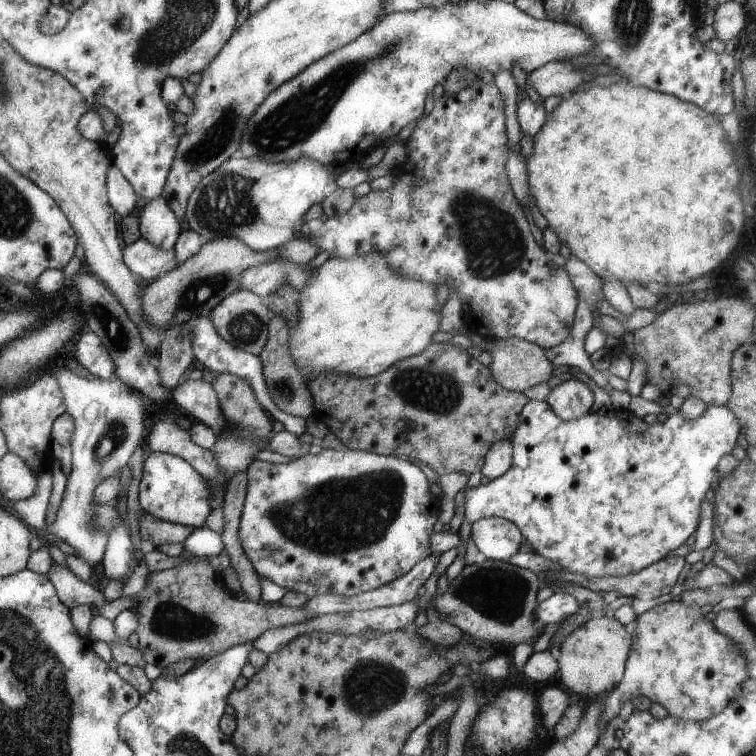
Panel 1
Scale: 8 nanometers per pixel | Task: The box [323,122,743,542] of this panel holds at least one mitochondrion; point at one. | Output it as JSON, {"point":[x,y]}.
{"point":[494,244]}

